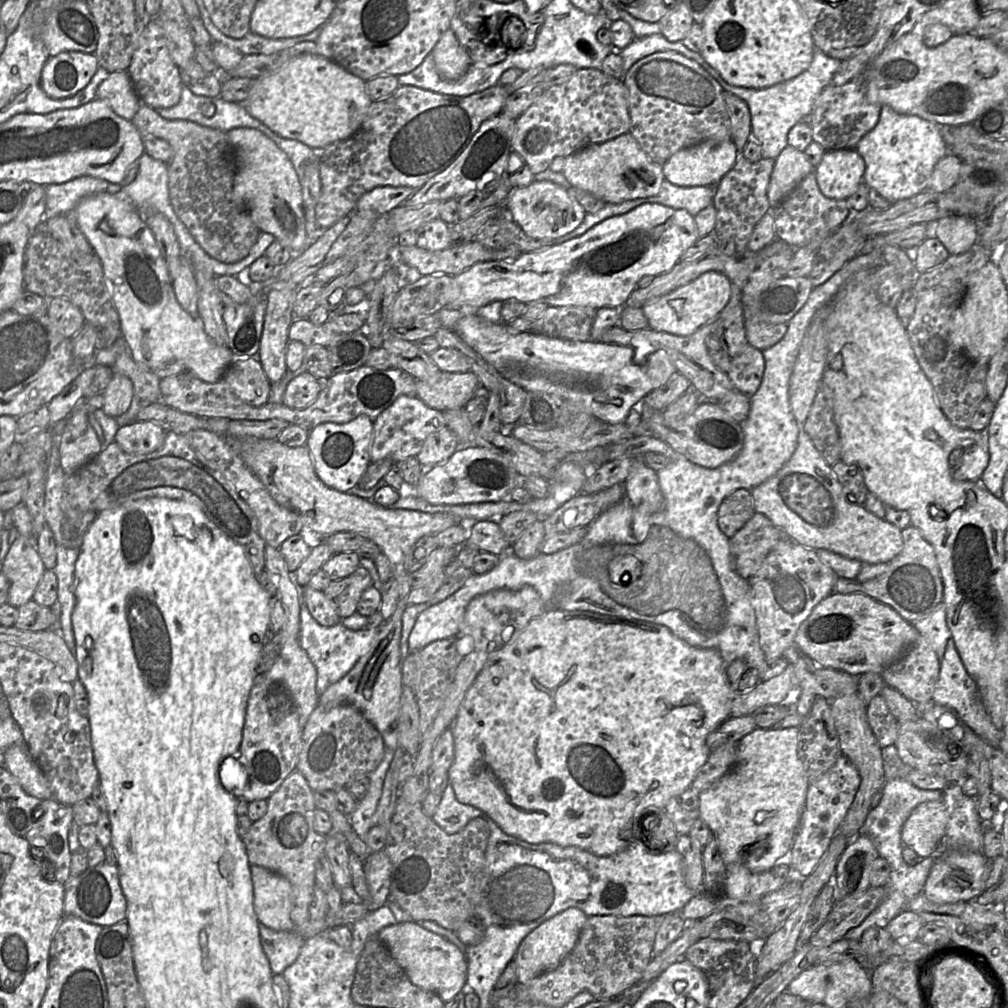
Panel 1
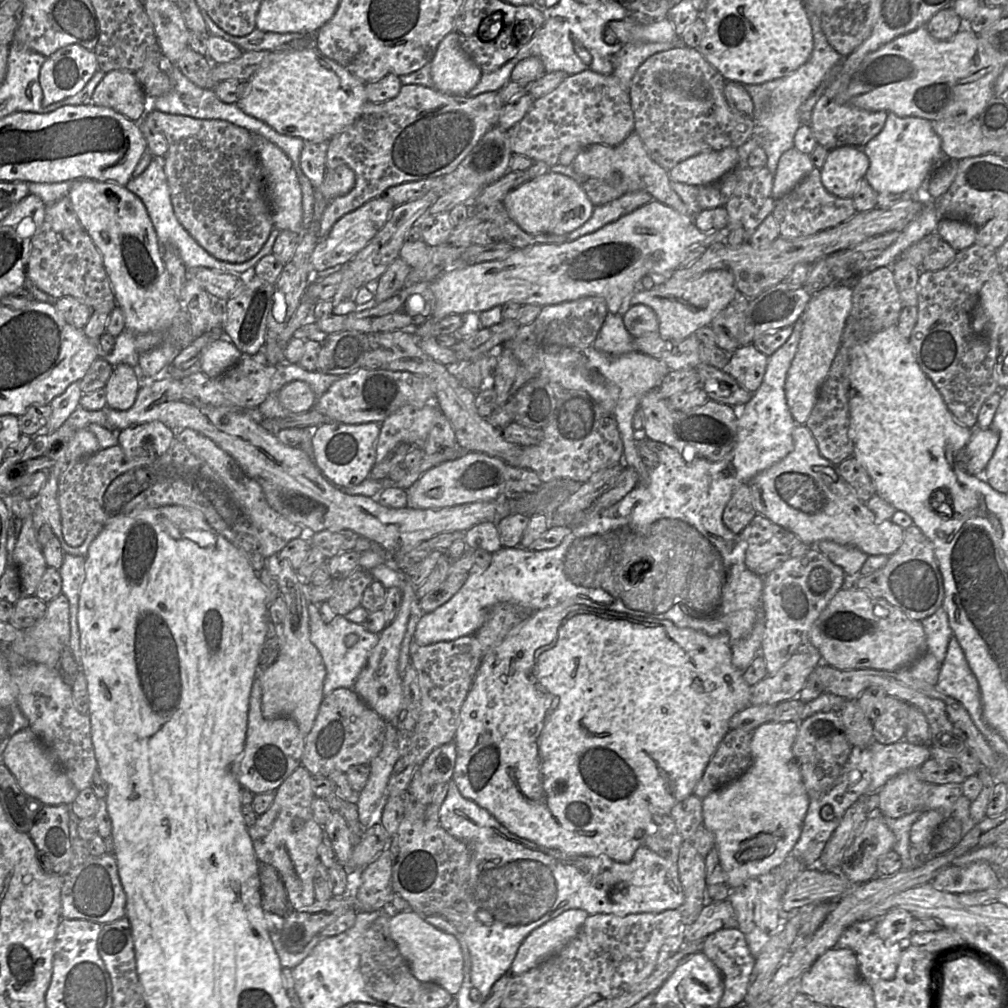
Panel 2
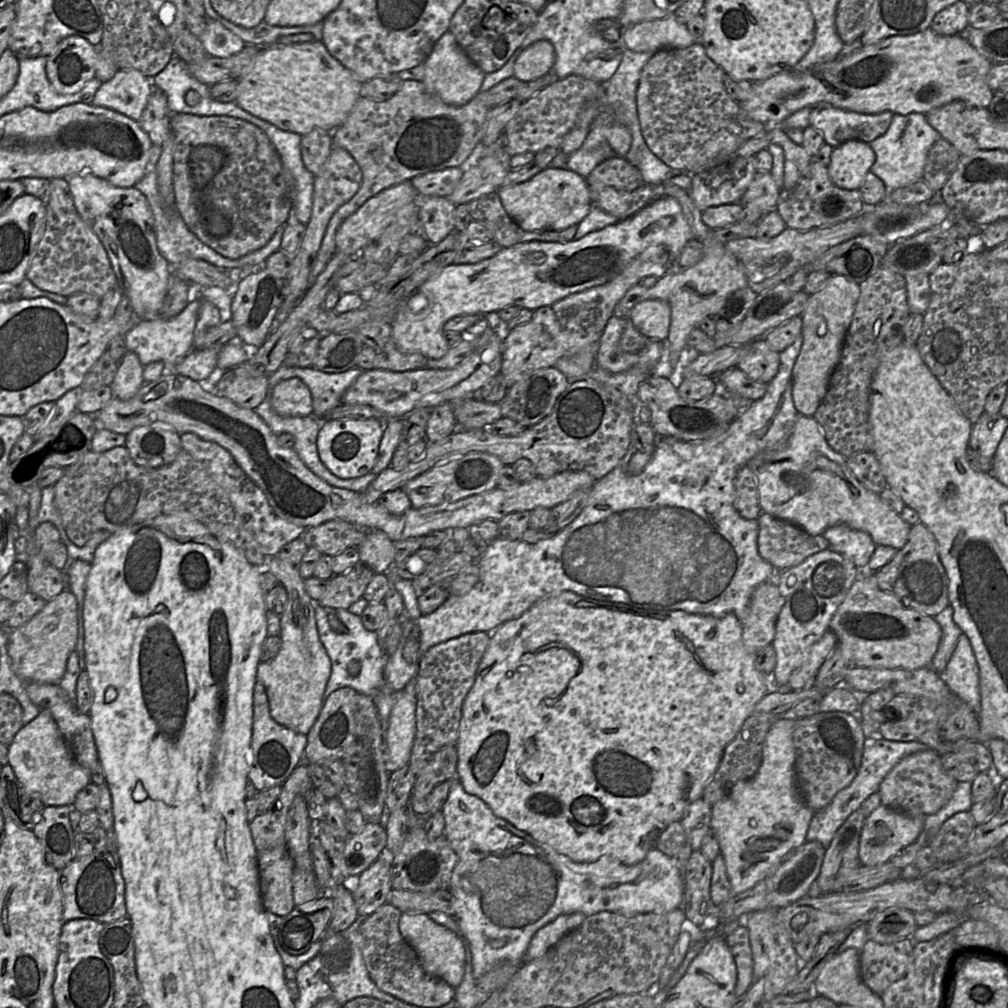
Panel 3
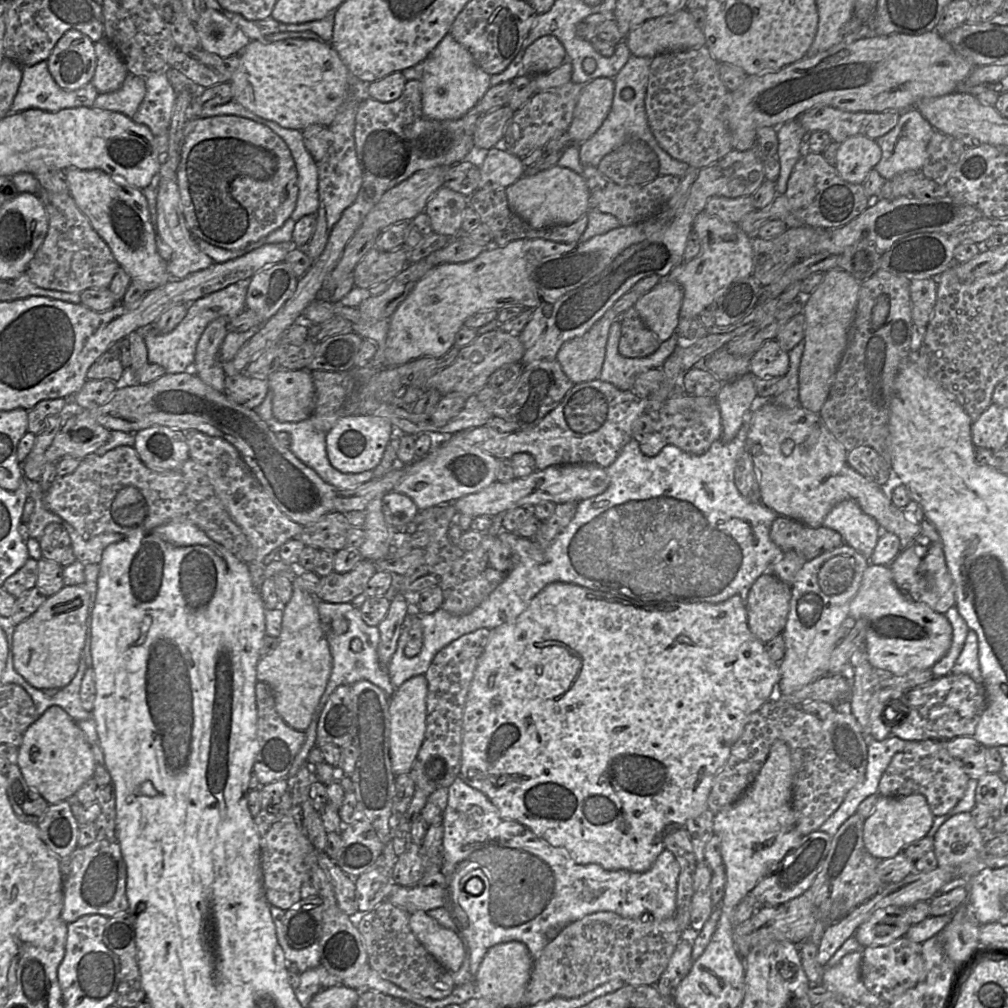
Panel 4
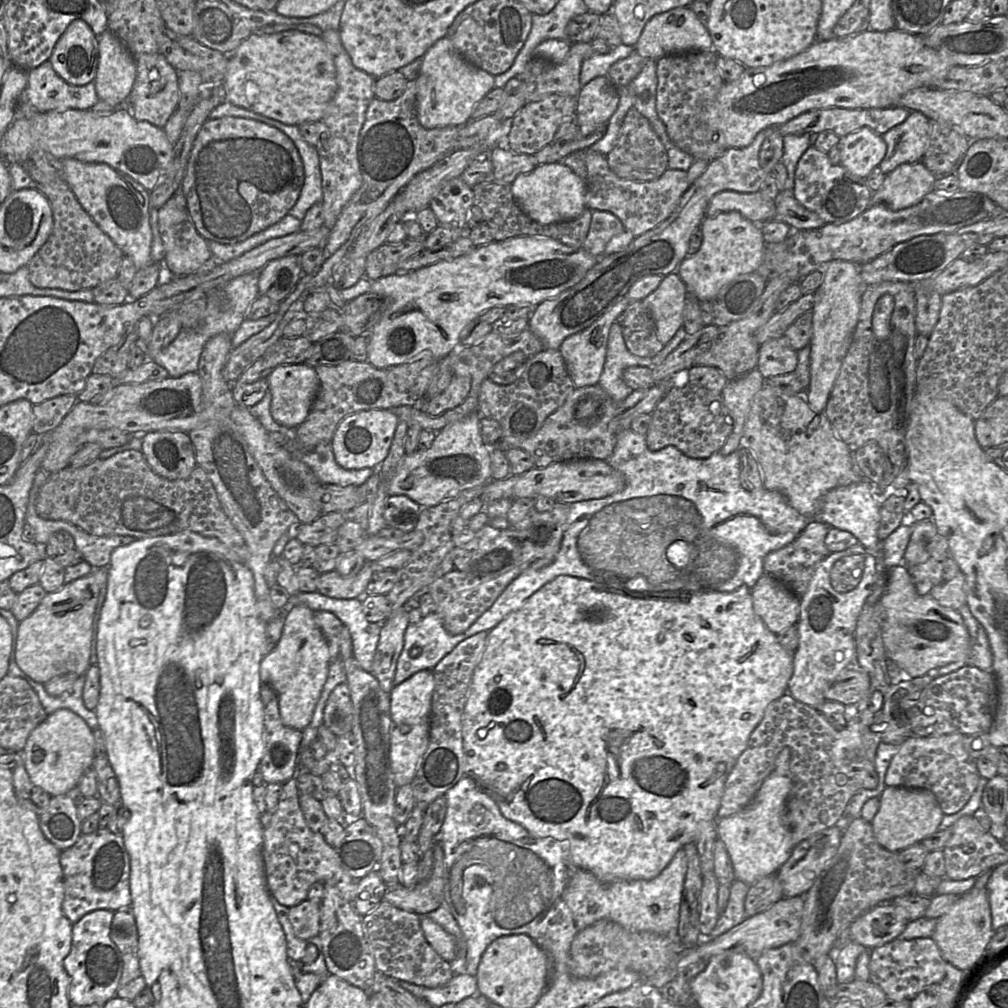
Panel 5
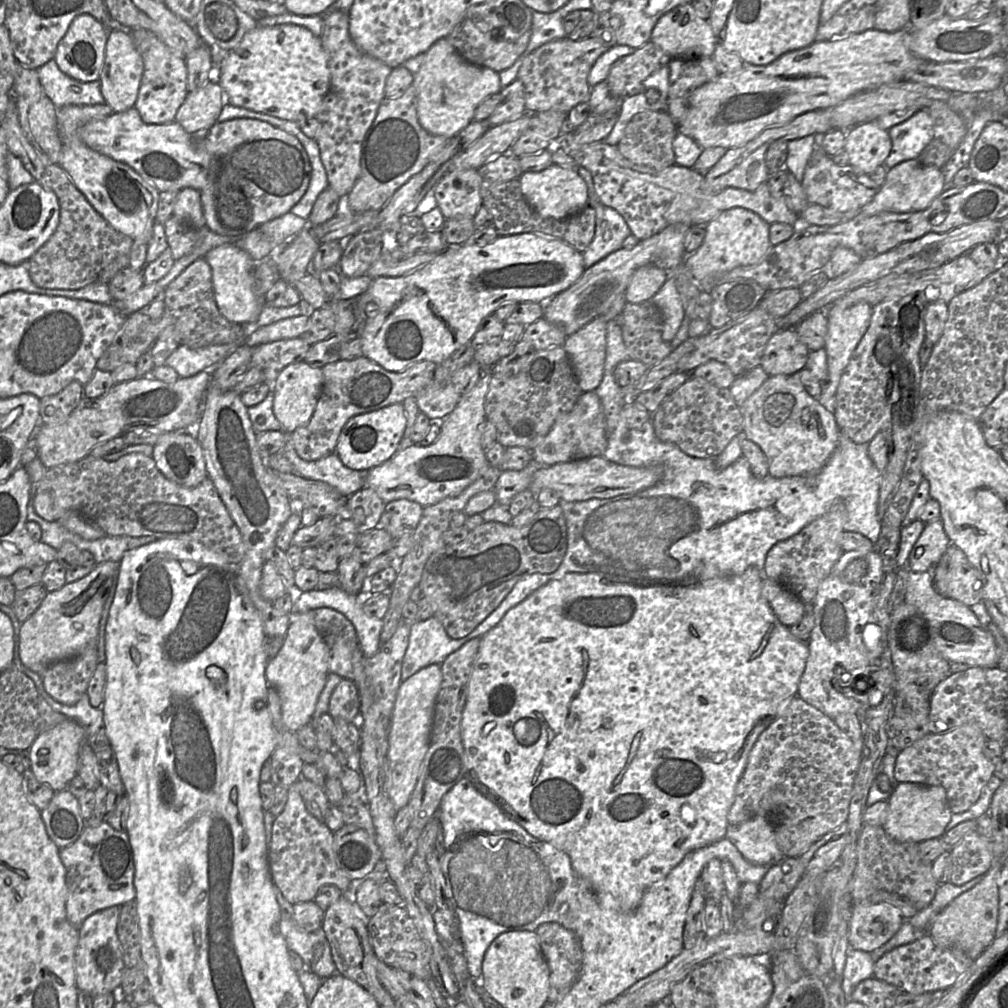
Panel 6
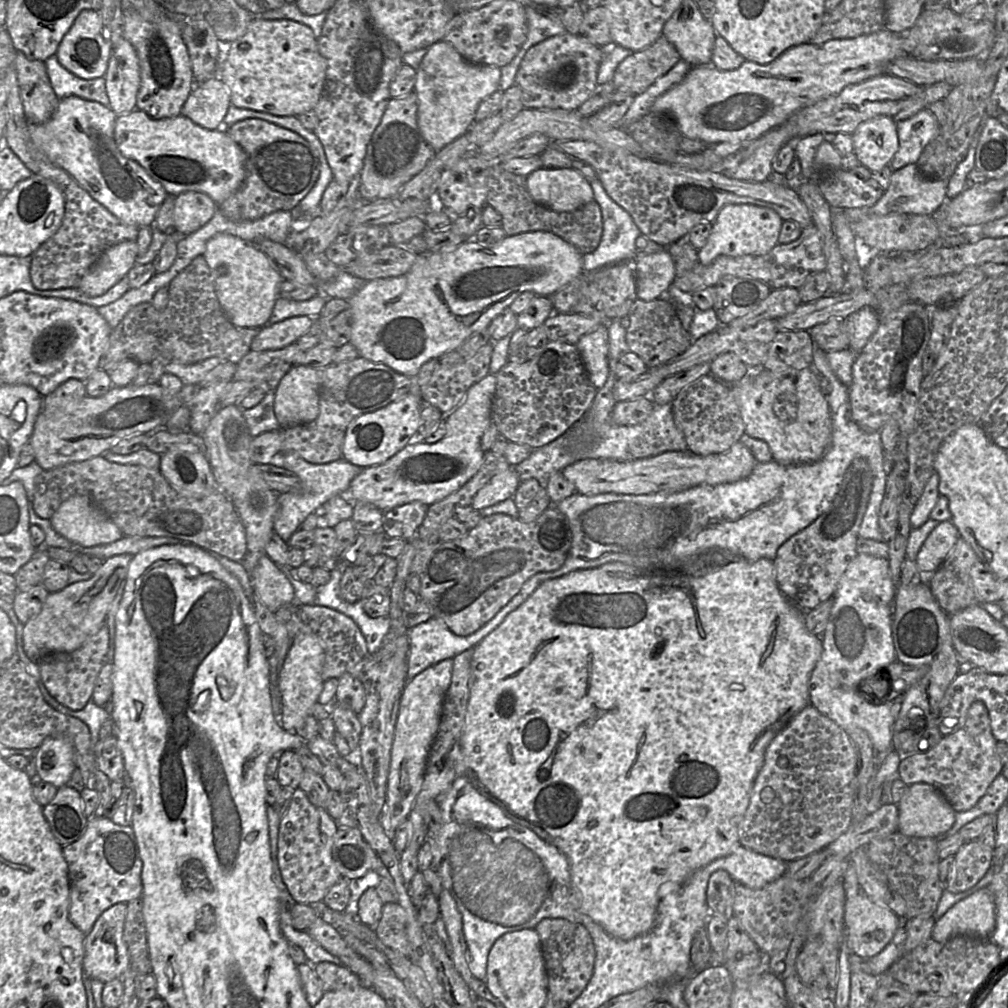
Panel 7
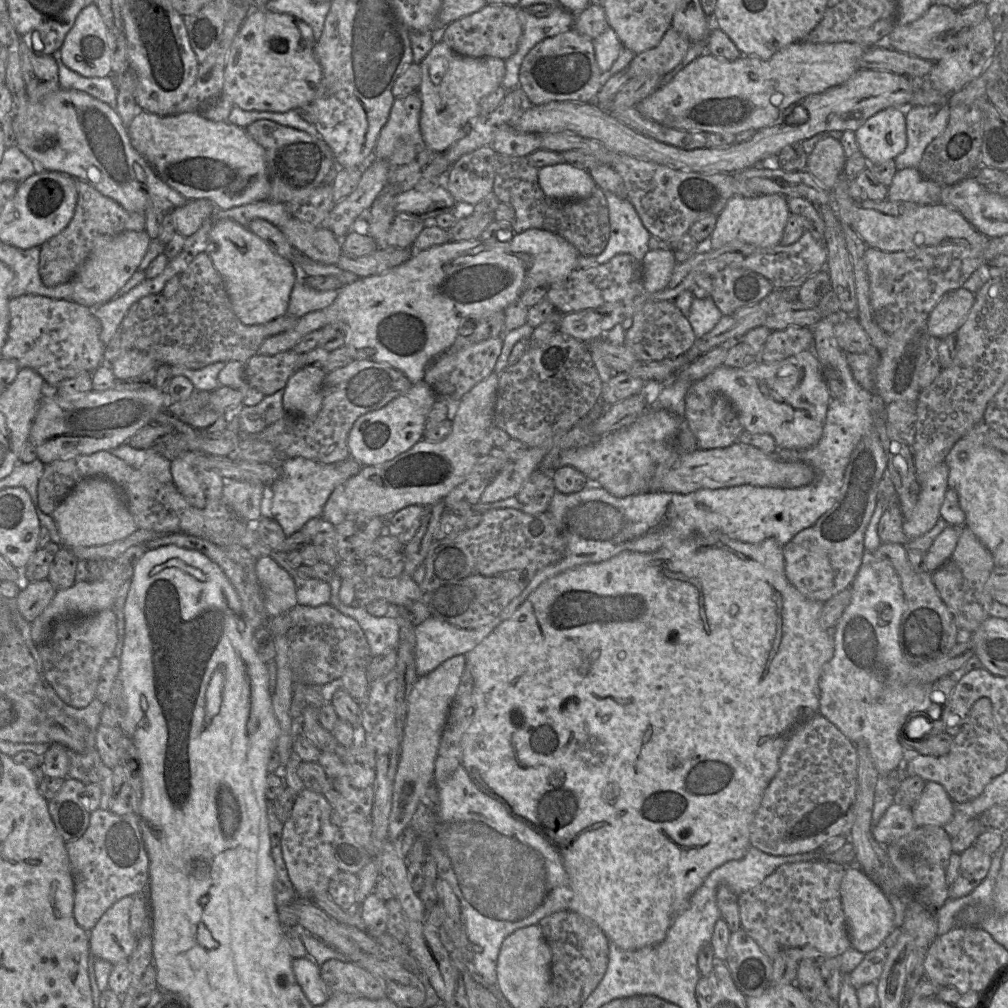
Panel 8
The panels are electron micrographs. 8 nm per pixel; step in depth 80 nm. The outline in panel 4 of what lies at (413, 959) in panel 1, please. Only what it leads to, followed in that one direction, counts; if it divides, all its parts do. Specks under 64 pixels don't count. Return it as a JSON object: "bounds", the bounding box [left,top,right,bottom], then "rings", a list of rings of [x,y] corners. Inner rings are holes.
{"bounds":[409,912,466,971],"rings":[[[427,912],[412,913],[409,923],[414,935],[447,971],[459,970],[466,952],[458,934],[440,925]]]}

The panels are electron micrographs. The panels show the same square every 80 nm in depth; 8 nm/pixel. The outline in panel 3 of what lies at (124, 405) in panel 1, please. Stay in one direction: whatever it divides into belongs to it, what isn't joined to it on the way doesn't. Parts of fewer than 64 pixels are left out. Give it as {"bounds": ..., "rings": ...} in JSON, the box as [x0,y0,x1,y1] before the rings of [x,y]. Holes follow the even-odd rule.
{"bounds":[110,351,145,400],"rings":[[[127,351],[118,362],[117,372],[110,384],[113,396],[120,400],[132,398],[145,383],[143,368],[137,354]]]}

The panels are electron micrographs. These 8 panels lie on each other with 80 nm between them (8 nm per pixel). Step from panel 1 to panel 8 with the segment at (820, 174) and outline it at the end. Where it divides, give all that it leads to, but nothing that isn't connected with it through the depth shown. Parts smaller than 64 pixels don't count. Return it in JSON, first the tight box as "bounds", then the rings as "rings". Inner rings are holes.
{"bounds":[855,107,907,165],"rings":[[[889,107],[867,119],[855,132],[860,153],[869,165],[894,160],[907,144],[905,110]]]}

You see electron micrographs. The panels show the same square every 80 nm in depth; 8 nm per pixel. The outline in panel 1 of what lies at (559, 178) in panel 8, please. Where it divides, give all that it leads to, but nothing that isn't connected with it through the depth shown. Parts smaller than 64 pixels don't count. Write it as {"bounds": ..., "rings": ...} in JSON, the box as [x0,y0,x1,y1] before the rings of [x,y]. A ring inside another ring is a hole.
{"bounds":[504,180,587,239],"rings":[[[533,180],[528,186],[514,188],[506,198],[504,211],[531,238],[557,239],[583,221],[587,212],[568,189],[548,180]]]}

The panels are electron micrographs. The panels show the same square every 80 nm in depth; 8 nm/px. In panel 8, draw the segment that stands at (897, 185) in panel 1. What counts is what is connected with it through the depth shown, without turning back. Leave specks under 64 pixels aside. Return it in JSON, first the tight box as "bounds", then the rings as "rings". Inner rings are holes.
{"bounds":[894,104,948,171],"rings":[[[948,104],[942,106],[908,106],[905,110],[907,144],[904,151],[894,159],[896,171],[905,168],[918,168],[926,147],[943,132],[948,120]]]}

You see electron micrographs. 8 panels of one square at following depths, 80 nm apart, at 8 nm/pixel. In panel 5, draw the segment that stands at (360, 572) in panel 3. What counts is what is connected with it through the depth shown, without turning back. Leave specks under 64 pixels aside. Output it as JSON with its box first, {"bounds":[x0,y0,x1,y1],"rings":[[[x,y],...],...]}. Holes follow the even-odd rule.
{"bounds":[317,562,373,599],"rings":[[[368,562],[353,576],[342,576],[336,570],[326,572],[318,577],[317,591],[336,599],[362,597],[373,573]]]}

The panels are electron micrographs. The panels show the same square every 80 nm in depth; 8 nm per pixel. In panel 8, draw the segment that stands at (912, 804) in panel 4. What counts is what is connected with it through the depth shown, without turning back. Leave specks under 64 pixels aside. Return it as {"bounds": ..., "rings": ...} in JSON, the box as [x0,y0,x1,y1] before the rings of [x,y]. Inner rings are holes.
{"bounds":[911,782,953,827],"rings":[[[927,782],[911,809],[917,827],[943,827],[952,819],[953,801],[941,784]]]}

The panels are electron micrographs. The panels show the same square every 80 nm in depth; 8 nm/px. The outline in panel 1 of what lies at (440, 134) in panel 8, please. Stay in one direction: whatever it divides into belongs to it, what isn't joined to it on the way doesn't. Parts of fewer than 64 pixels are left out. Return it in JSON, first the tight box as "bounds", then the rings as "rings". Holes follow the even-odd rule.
{"bounds":[431,28,473,80],"rings":[[[450,28],[442,34],[431,54],[437,72],[447,80],[459,79],[473,63]]]}

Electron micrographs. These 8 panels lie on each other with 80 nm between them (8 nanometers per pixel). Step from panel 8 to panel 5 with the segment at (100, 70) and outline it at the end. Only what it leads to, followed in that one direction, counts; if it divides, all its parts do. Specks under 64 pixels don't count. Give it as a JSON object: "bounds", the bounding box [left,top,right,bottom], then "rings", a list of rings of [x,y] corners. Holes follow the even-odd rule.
{"bounds":[49,20,98,86],"rings":[[[75,20],[56,43],[49,62],[65,82],[84,86],[95,80],[98,60],[98,37],[85,21]]]}

